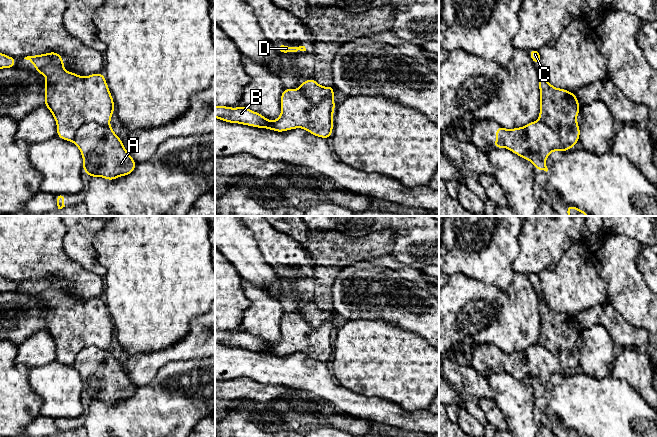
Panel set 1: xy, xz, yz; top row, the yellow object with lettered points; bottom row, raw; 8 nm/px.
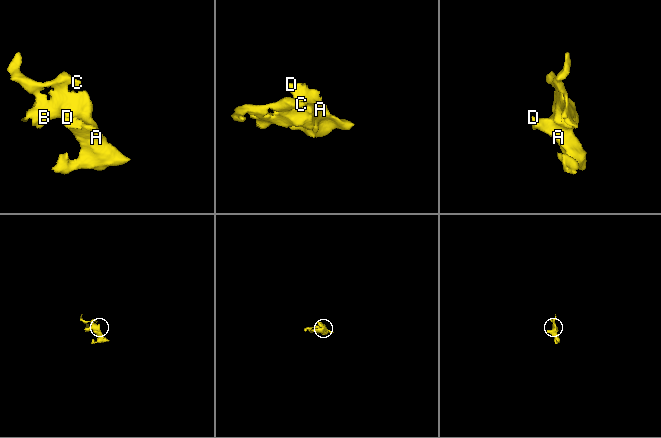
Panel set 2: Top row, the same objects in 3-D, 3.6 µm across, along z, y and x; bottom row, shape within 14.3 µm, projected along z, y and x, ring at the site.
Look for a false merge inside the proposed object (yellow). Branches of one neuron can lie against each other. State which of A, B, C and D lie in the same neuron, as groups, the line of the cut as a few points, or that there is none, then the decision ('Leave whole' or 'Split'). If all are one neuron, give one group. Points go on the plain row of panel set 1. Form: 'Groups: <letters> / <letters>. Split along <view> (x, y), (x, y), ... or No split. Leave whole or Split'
Groups: A D / B C. Split along xy (108, 348), (86, 346), (77, 354), (72, 364). Split

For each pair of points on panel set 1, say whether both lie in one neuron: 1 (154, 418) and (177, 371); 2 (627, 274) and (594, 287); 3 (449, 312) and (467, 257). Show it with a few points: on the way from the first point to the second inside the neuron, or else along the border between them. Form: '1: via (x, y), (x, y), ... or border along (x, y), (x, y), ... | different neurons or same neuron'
1: via (166, 406), (173, 399), (173, 387), (177, 383) | same neuron
2: border along (592, 263), (596, 273), (606, 286), (608, 302) | different neurons
3: border along (449, 275), (464, 274), (479, 280), (483, 284) | different neurons

